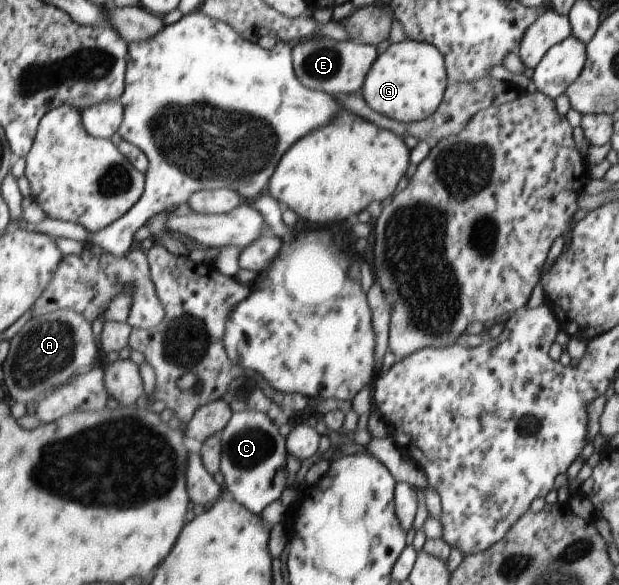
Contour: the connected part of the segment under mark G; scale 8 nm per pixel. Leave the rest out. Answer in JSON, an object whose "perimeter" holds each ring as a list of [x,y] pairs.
{"perimeter":[[[405,39],[390,44],[383,53],[376,56],[361,85],[361,98],[371,110],[397,123],[420,122],[429,118],[437,110],[443,99],[444,85],[446,85],[446,75],[444,75],[444,63],[440,52],[432,44]]]}

